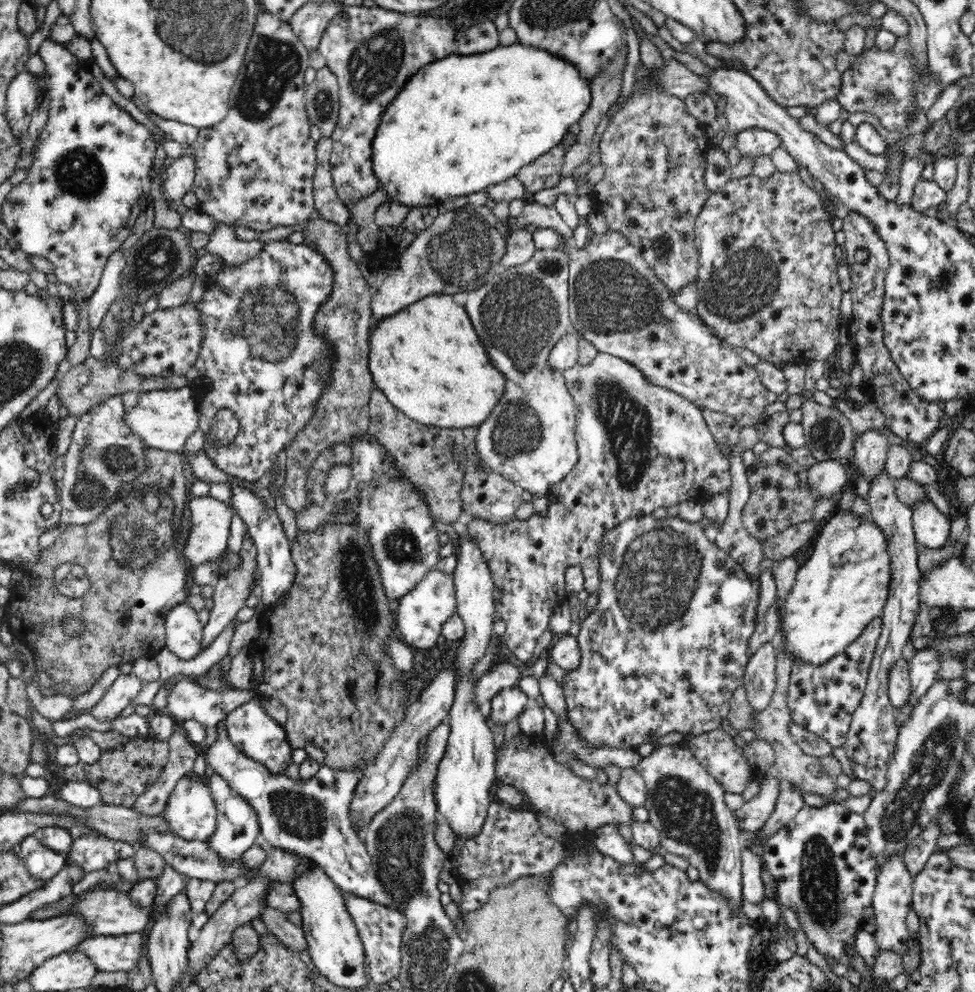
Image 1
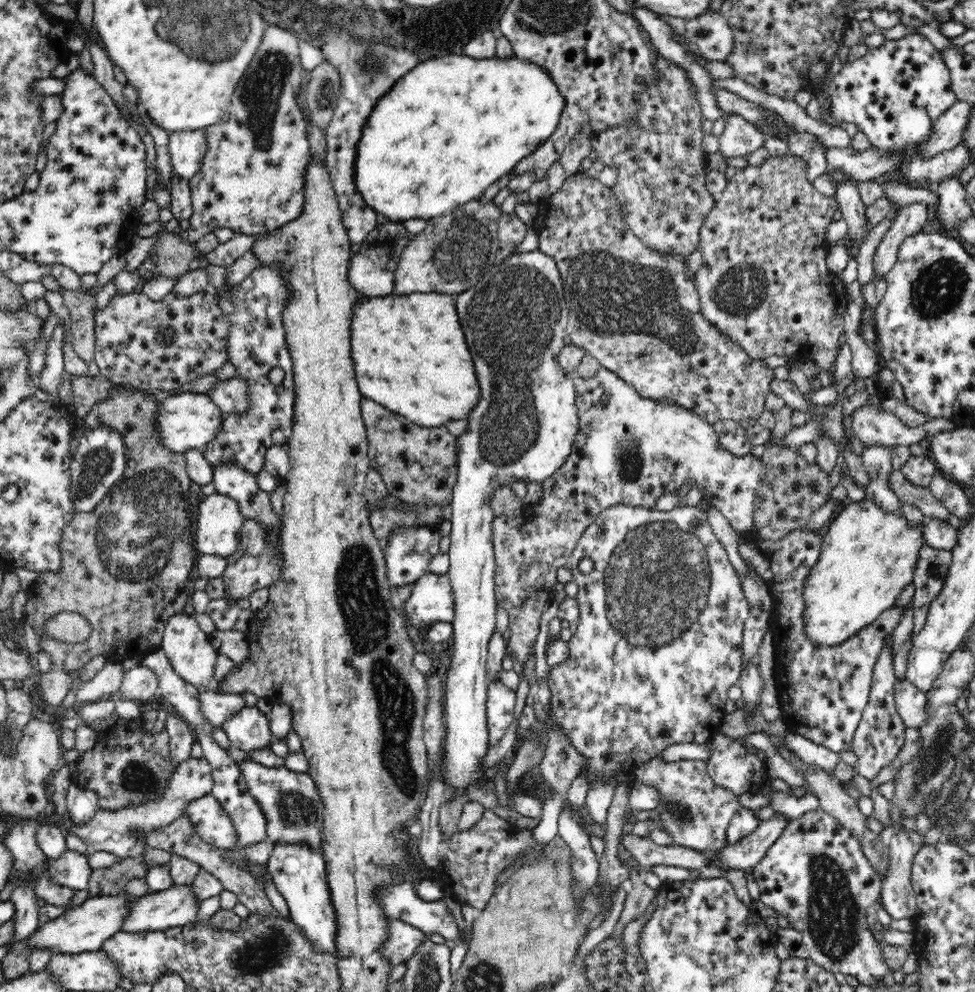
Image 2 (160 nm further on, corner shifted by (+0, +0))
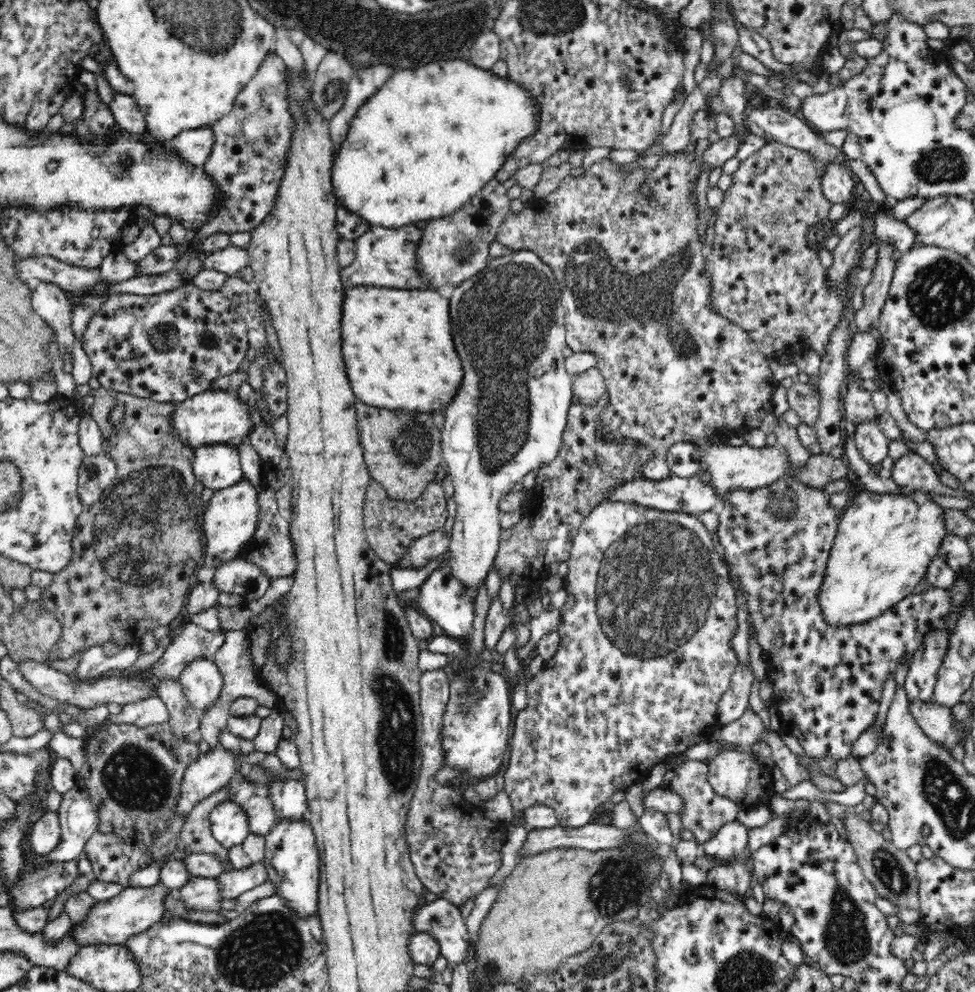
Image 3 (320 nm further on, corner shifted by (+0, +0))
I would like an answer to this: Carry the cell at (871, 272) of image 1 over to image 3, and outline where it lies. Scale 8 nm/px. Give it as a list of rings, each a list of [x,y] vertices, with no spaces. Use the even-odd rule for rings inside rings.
[[[826,163],[820,181],[824,196],[832,204],[846,204],[854,197],[857,182],[854,182],[853,177],[854,175],[846,166],[838,163]]]

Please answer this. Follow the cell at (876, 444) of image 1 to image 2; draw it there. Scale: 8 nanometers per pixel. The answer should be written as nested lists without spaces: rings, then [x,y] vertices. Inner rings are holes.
[[[865,403],[852,414],[853,432],[864,446],[910,446],[942,431],[956,428],[951,419],[936,418],[916,427],[908,427],[894,413]]]

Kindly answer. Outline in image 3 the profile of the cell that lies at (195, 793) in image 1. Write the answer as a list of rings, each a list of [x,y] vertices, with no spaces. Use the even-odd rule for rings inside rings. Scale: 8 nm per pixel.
[[[220,802],[210,810],[209,818],[213,837],[228,849],[242,844],[250,834],[250,823],[246,811],[236,802]]]

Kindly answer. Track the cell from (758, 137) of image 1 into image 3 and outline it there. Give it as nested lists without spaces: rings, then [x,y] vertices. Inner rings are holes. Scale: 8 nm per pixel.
[[[736,65],[733,69],[734,74],[729,78],[723,78],[719,88],[719,95],[722,103],[726,107],[726,115],[736,123],[736,134],[730,138],[721,138],[712,143],[705,151],[686,151],[664,153],[654,168],[636,167],[626,173],[626,169],[620,168],[620,163],[614,163],[610,159],[601,159],[594,162],[585,173],[580,176],[572,177],[570,174],[563,178],[560,186],[540,199],[534,198],[524,206],[521,212],[510,211],[504,222],[497,229],[495,240],[504,244],[504,247],[512,251],[530,250],[536,253],[538,258],[547,264],[555,274],[561,290],[561,303],[565,310],[565,329],[567,345],[573,352],[588,352],[596,357],[597,369],[602,373],[608,393],[607,407],[602,410],[599,416],[599,433],[606,442],[620,442],[620,440],[638,440],[641,444],[646,444],[655,452],[655,458],[652,458],[642,467],[642,478],[648,480],[663,480],[671,477],[666,457],[670,446],[677,442],[692,443],[694,440],[710,438],[711,436],[724,437],[726,433],[733,432],[736,428],[759,428],[764,420],[766,412],[772,411],[771,397],[775,387],[779,384],[770,370],[768,359],[765,357],[756,343],[750,339],[748,333],[738,325],[722,317],[714,307],[712,307],[712,287],[710,287],[710,273],[706,269],[705,244],[702,243],[702,237],[698,233],[698,217],[700,210],[696,210],[694,205],[694,186],[697,186],[698,172],[700,170],[714,170],[720,168],[728,160],[735,156],[738,149],[740,136],[749,134],[744,126],[743,114],[746,110],[746,104],[749,96],[753,93],[753,86],[748,82],[748,71],[740,69]],[[647,186],[651,192],[651,197],[646,199],[642,197],[640,188]]]

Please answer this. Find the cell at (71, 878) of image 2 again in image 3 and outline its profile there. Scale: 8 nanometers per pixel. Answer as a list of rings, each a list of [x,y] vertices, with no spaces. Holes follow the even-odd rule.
[[[28,835],[21,841],[20,850],[22,851],[22,864],[18,878],[8,888],[7,893],[12,899],[11,911],[13,914],[22,912],[22,910],[30,910],[30,908],[41,907],[47,900],[52,900],[61,892],[64,892],[79,875],[77,861],[70,860],[66,862],[47,861],[40,864],[34,857],[35,853],[31,846]]]

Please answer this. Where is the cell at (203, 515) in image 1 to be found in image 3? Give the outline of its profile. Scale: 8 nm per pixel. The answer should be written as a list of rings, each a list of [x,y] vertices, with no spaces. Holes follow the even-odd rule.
[[[248,479],[236,482],[234,486],[218,490],[207,502],[204,511],[204,536],[206,536],[206,554],[224,562],[238,558],[248,545],[259,526],[261,511],[258,506],[259,488]]]

